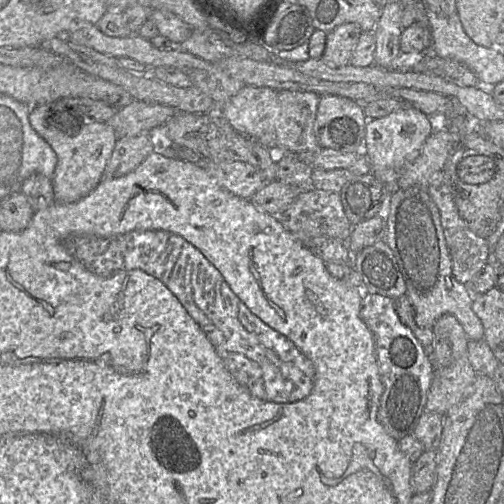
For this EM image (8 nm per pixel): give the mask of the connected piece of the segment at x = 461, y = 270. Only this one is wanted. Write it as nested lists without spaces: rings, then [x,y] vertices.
[[[443,170],[431,179],[427,190],[439,210],[441,227],[452,260],[453,276],[458,282],[468,286],[472,278],[487,264],[487,239],[474,234],[459,215]]]

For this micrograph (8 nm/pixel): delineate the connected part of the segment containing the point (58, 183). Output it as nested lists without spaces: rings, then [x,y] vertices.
[[[51,104],[32,106],[29,121],[36,133],[57,155],[57,165],[52,176],[56,201],[73,203],[87,196],[103,179],[104,170],[118,139],[112,127],[105,122],[83,123],[78,118],[56,115]]]

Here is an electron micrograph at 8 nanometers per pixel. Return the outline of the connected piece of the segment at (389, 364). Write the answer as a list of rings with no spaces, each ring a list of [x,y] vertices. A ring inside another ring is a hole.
[[[375,293],[367,294],[361,301],[360,317],[373,335],[383,384],[378,421],[390,436],[399,441],[414,433],[425,411],[434,368],[420,341],[411,329],[400,321],[393,299]]]

